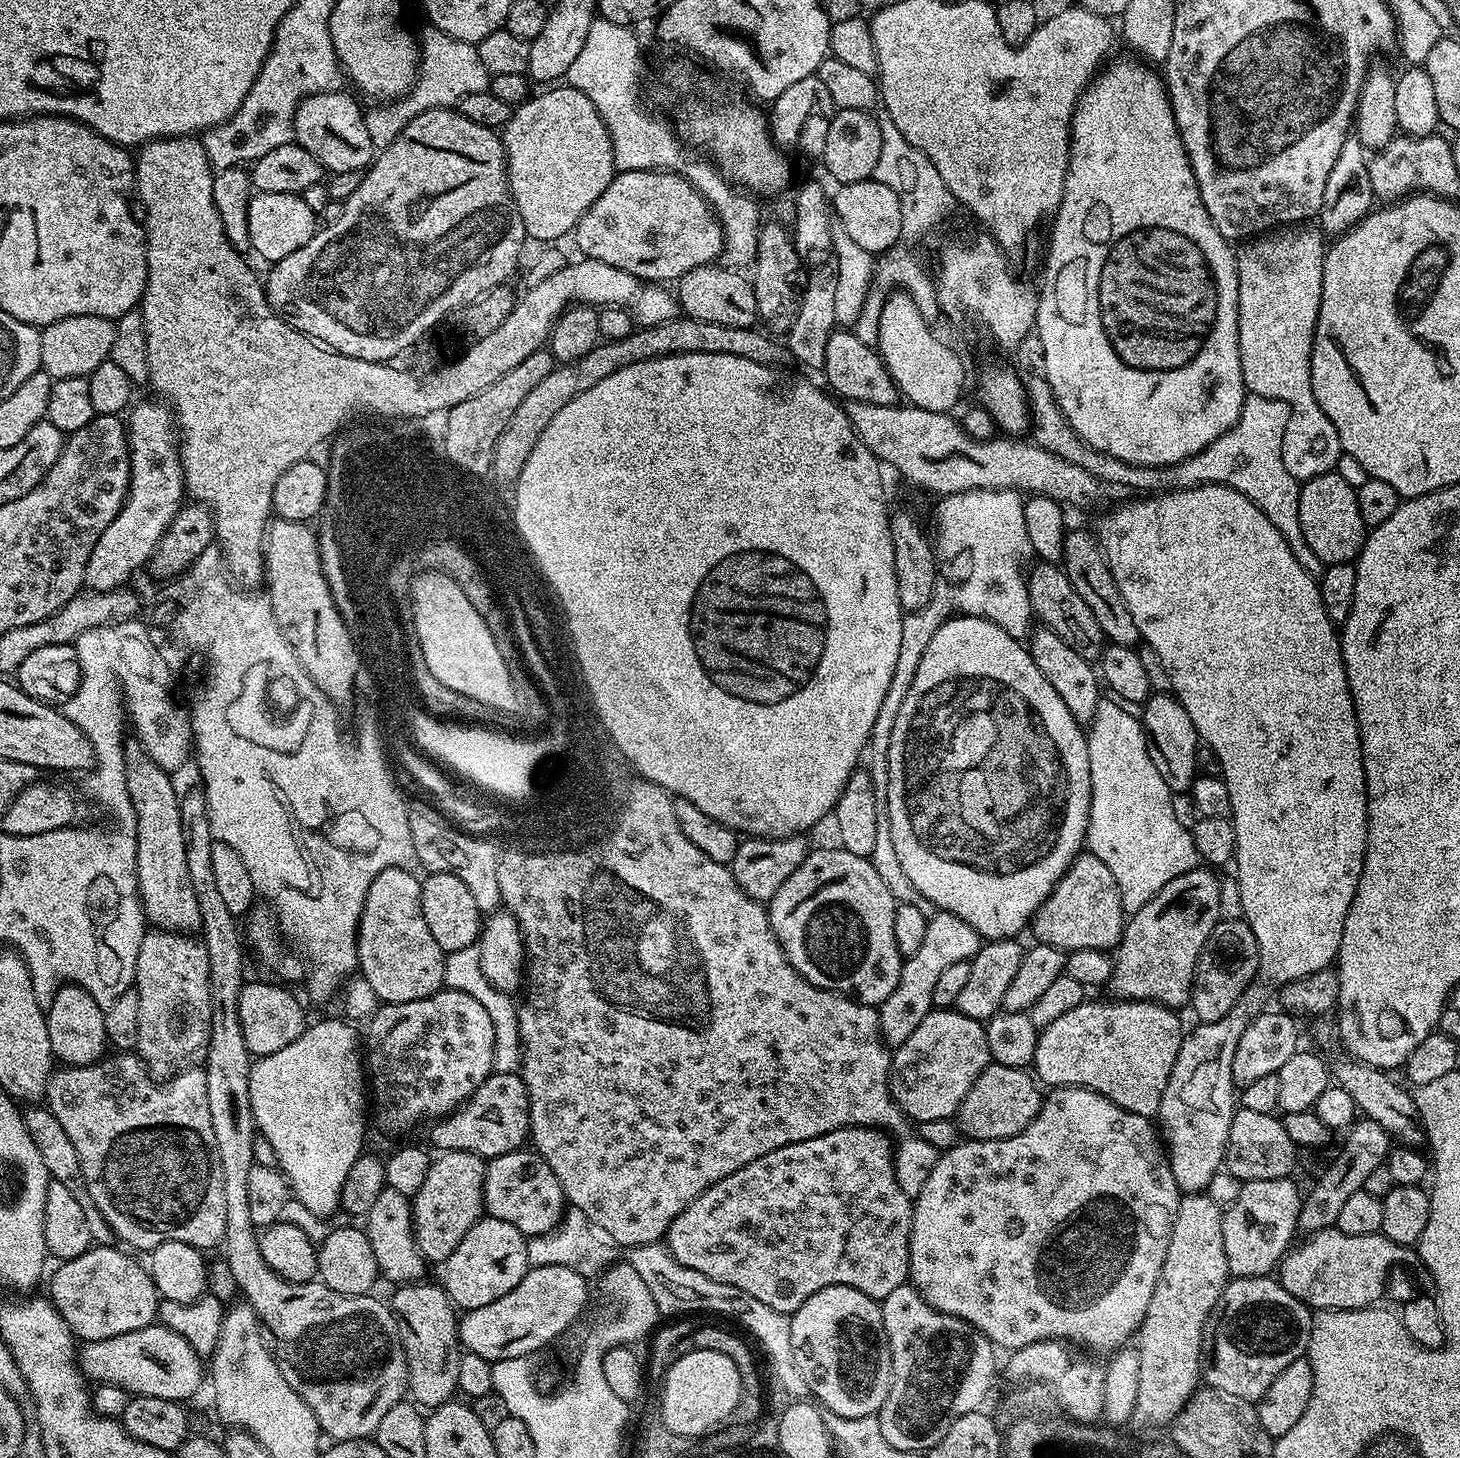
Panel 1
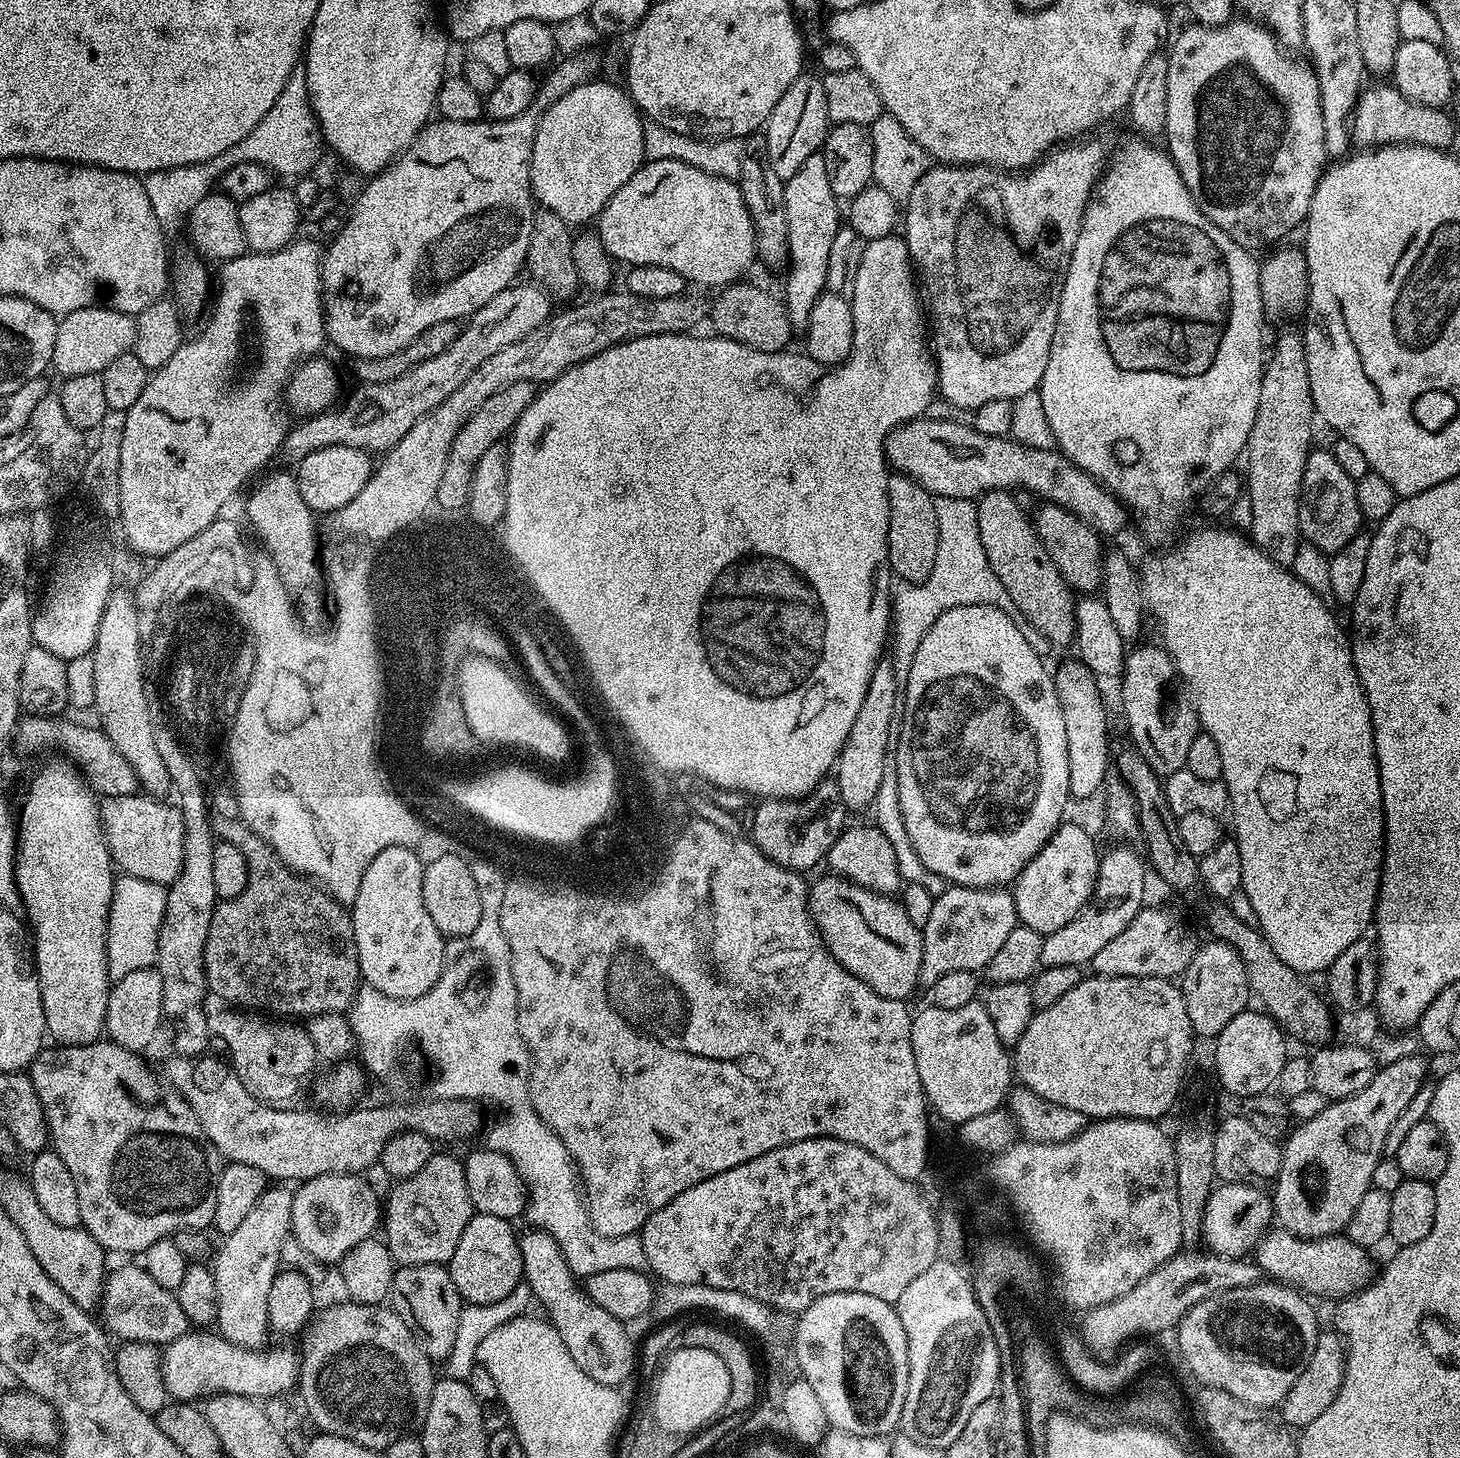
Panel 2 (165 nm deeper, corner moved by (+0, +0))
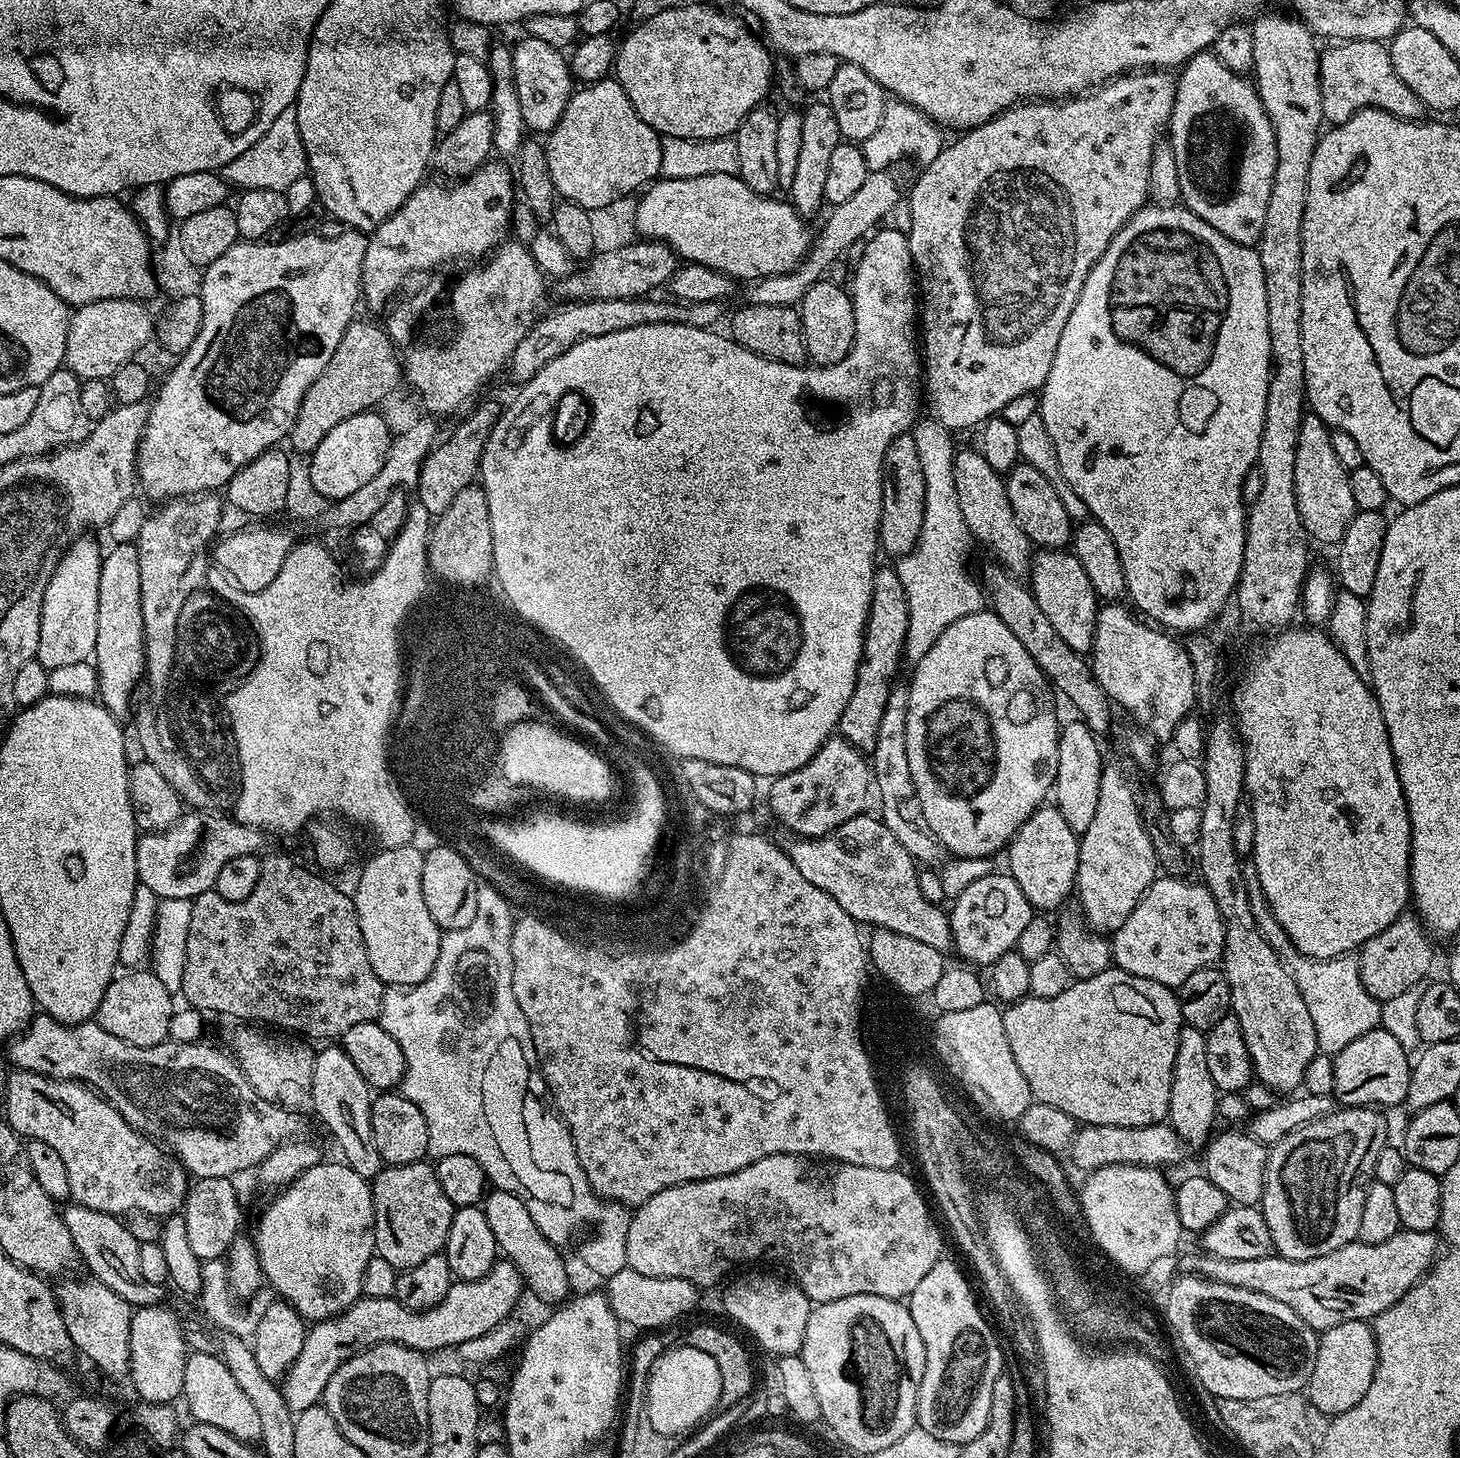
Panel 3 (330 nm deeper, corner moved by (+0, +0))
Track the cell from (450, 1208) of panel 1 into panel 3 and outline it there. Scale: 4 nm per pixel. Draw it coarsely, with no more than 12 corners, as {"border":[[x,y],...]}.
{"border":[[431,1163],[370,1183],[375,1255],[403,1270],[443,1253],[454,1206]]}

